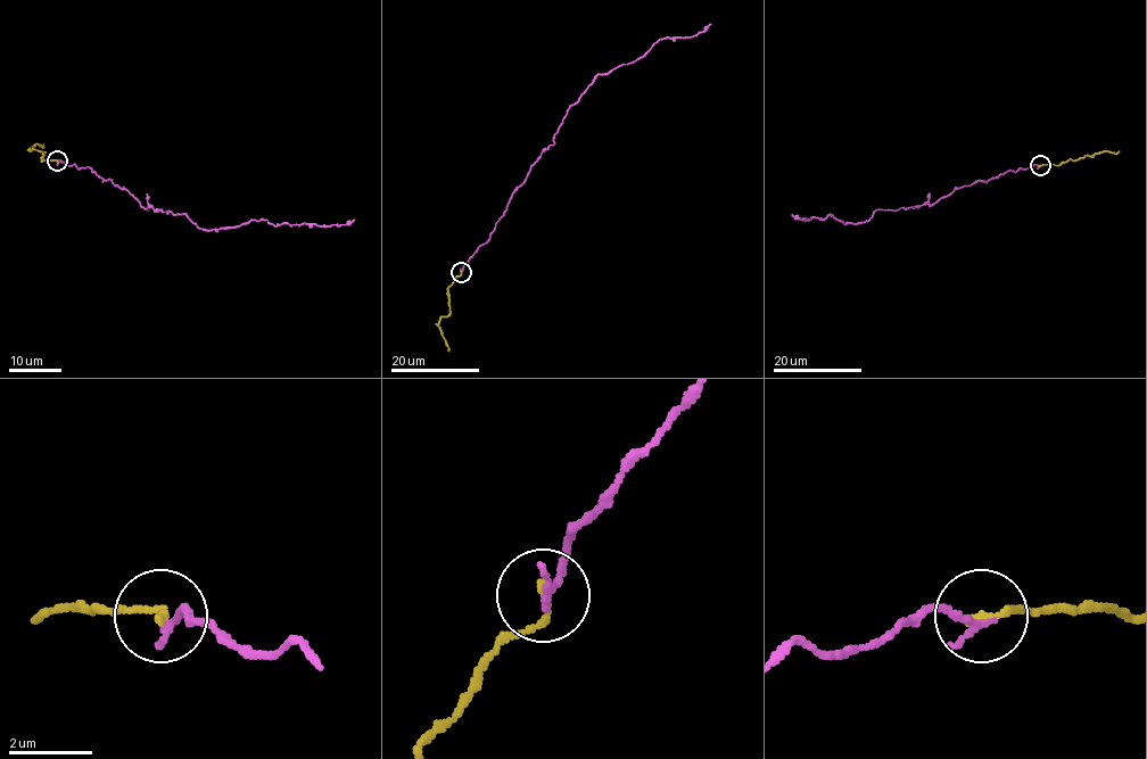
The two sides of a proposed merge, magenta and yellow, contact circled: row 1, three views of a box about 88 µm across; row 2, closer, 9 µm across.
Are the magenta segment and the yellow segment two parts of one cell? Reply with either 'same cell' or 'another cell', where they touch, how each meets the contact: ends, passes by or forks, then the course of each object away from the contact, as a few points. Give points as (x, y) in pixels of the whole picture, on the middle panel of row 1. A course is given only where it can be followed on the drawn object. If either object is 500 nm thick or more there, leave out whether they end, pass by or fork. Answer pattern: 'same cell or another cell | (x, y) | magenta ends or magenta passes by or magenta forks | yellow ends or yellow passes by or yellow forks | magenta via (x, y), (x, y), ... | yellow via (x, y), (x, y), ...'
same cell | (461, 272) | magenta ends | yellow ends | magenta via (461, 272), (593, 80), (636, 60), (659, 40), (690, 38), (710, 23) | yellow via (461, 272), (447, 288), (450, 314), (438, 323), (450, 352)

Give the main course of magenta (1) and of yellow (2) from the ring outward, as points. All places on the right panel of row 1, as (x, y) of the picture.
1: (1040, 166), (956, 187), (931, 205), (876, 209), (856, 223), (828, 215), (791, 215)
2: (1040, 165), (1061, 165), (1103, 151), (1120, 151)

